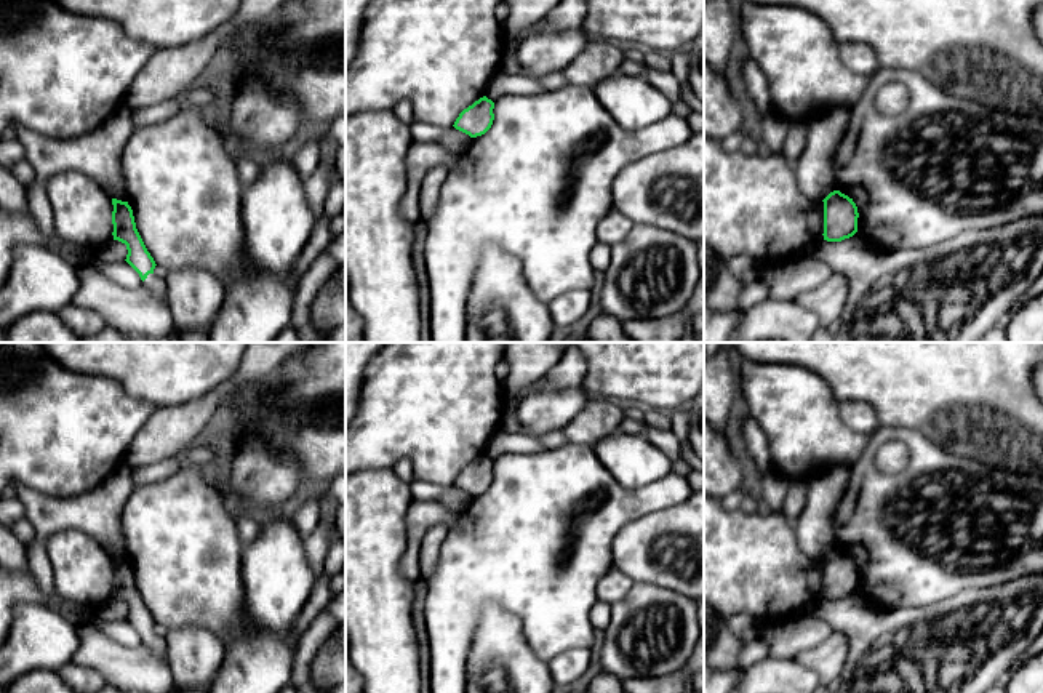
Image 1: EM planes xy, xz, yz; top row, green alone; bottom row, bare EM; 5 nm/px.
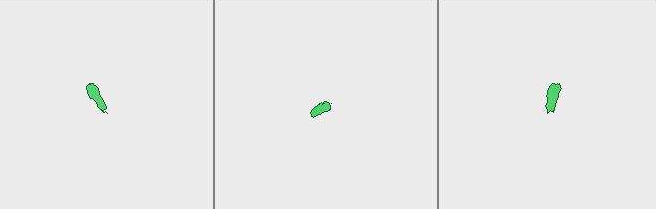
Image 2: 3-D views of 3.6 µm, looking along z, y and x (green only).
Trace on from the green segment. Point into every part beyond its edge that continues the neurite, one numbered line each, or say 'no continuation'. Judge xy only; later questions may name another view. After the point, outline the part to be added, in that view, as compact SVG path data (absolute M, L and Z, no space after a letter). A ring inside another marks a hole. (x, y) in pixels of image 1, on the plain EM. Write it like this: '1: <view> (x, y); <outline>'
1: xy (152, 640); M149 632L142 643L155 650L160 656L168 658L166 640L163 637L158 637L155 632Z

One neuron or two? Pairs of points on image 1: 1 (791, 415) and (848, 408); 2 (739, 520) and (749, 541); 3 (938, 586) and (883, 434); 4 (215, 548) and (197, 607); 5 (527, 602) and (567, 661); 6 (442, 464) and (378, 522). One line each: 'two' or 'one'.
1: two
2: one
3: one
4: one
5: two
6: two

